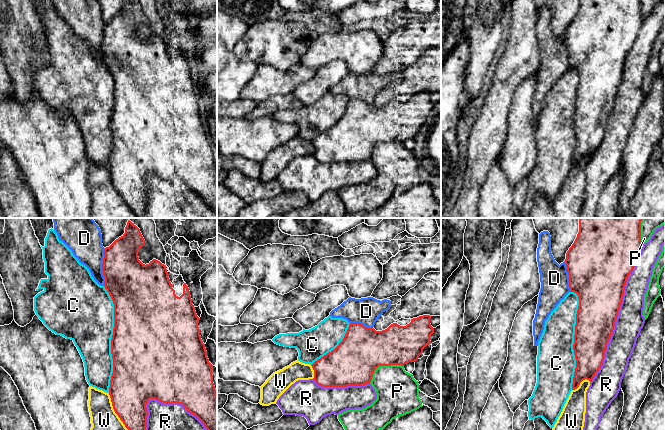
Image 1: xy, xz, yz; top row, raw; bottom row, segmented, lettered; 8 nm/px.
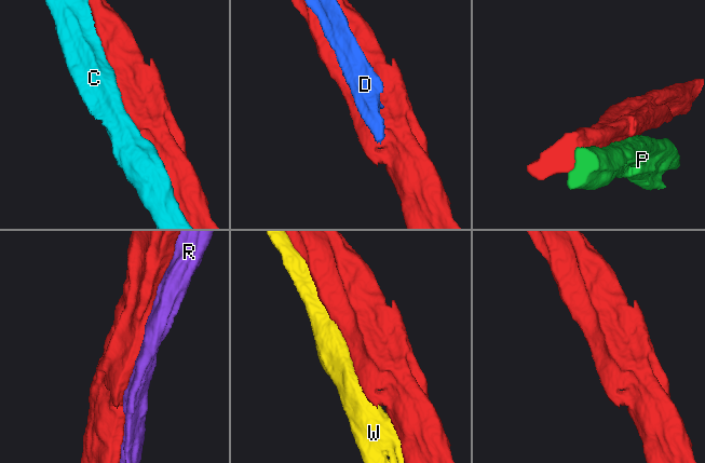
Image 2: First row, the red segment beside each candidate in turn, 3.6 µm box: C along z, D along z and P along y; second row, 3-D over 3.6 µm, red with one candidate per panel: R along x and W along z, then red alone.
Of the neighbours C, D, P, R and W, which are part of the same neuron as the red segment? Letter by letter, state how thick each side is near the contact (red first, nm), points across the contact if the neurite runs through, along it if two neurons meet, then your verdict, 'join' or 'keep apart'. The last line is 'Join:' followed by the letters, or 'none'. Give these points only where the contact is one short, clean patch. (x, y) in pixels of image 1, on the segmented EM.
C: calibres 500 and 420 nm; keep apart
D: calibres 380 and 280 nm; keep apart
P: calibres 360 and 340 nm; keep apart
R: calibres 380 and 220 nm; keep apart
W: calibres 360 and 200 nm; keep apart
Join: none

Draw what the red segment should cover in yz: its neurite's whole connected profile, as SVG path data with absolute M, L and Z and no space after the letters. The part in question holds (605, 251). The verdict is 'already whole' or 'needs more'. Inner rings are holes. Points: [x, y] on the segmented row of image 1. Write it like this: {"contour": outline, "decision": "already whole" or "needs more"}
{"contour": "M579 218L579 232L565 259L570 292L576 293L579 299L573 344L576 368L572 390L585 379L591 382L603 364L627 279L643 247L641 221L642 218Z", "decision": "already whole"}

